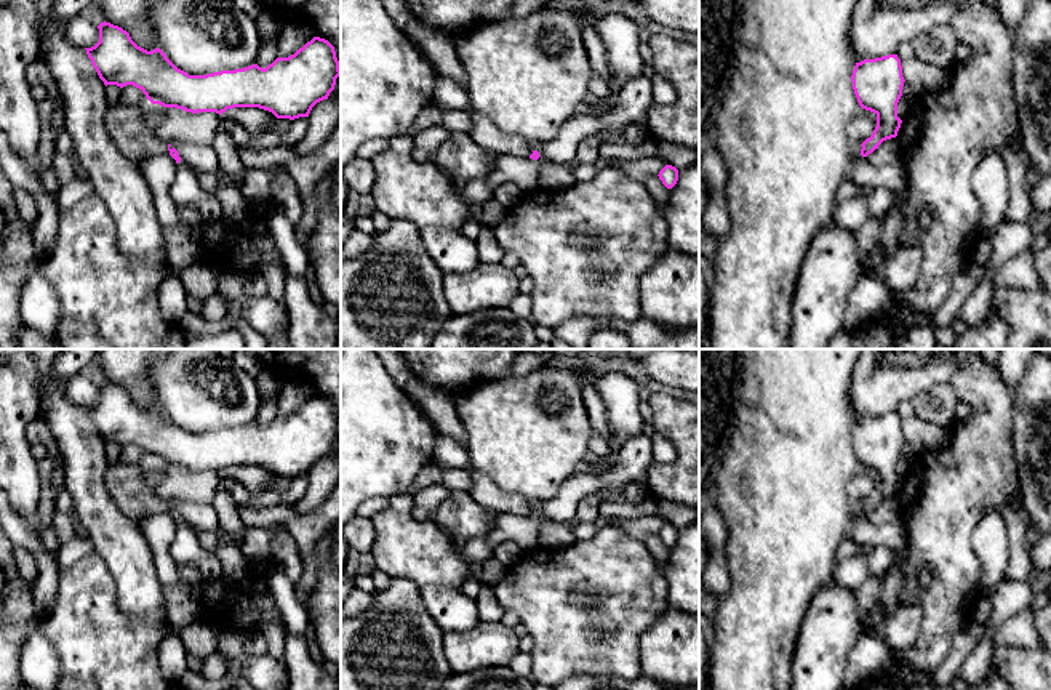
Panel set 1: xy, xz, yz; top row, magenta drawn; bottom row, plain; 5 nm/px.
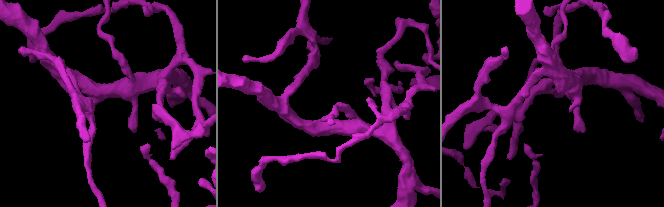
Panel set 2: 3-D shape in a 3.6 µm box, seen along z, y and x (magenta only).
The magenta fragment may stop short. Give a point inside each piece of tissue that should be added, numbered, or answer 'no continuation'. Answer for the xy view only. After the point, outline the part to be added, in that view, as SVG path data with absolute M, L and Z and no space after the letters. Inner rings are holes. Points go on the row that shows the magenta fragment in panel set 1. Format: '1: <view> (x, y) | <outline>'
no continuation

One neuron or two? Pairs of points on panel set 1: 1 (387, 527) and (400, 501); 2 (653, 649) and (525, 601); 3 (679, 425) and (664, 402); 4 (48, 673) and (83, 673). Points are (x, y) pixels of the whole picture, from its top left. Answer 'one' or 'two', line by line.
1: two
2: two
3: one
4: two

